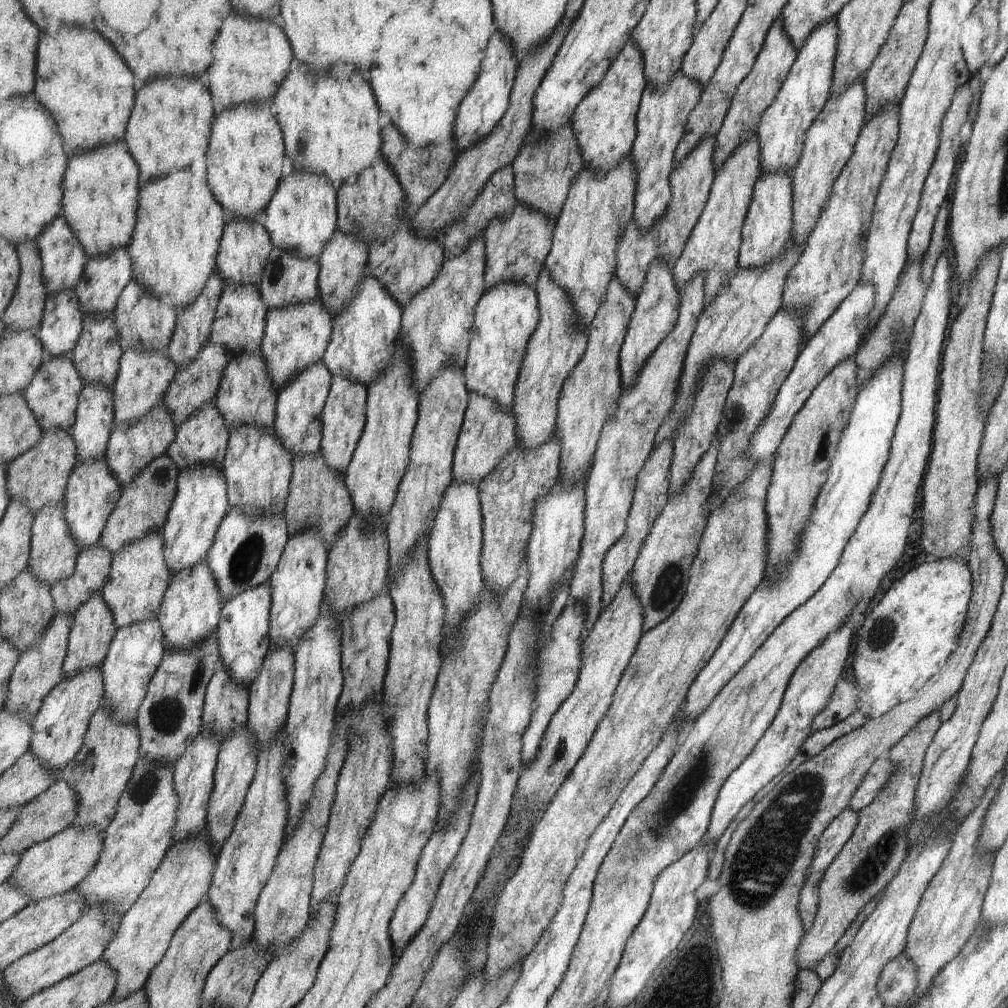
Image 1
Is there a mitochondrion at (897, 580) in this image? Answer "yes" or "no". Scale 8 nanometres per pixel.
no

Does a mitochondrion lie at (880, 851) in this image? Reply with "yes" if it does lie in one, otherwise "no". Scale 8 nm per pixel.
yes

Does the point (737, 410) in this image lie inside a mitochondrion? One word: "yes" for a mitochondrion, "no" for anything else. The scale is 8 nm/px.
yes

